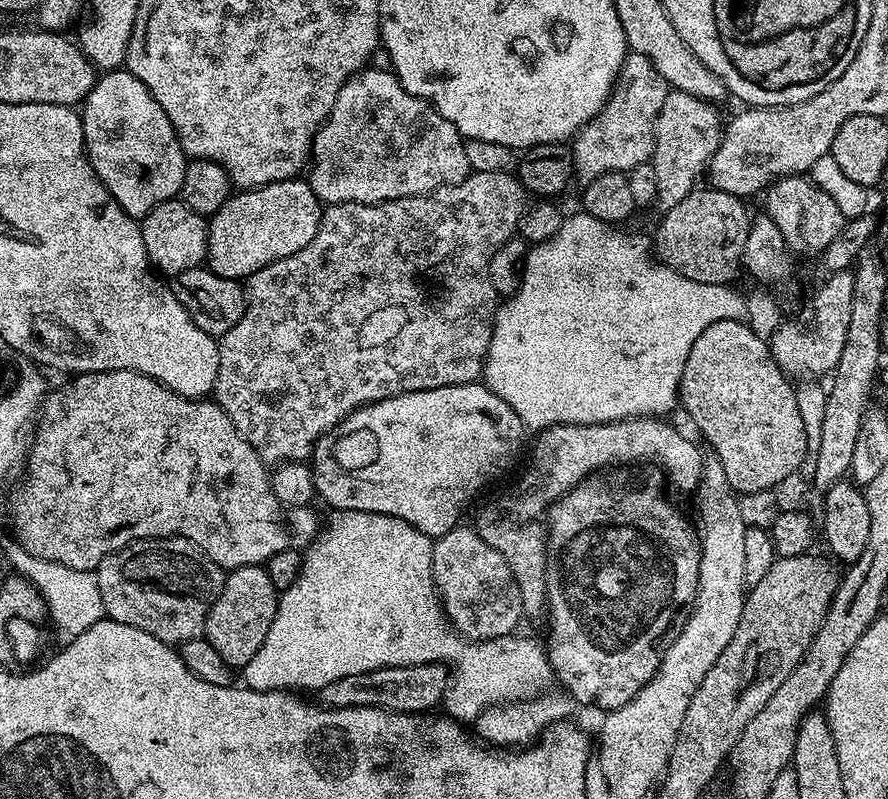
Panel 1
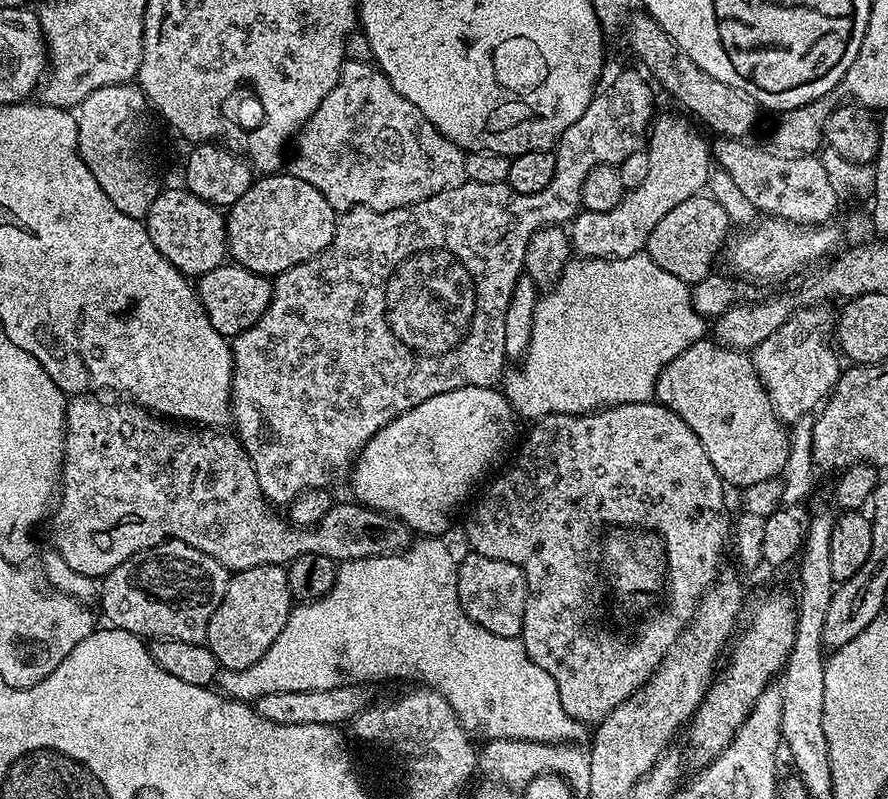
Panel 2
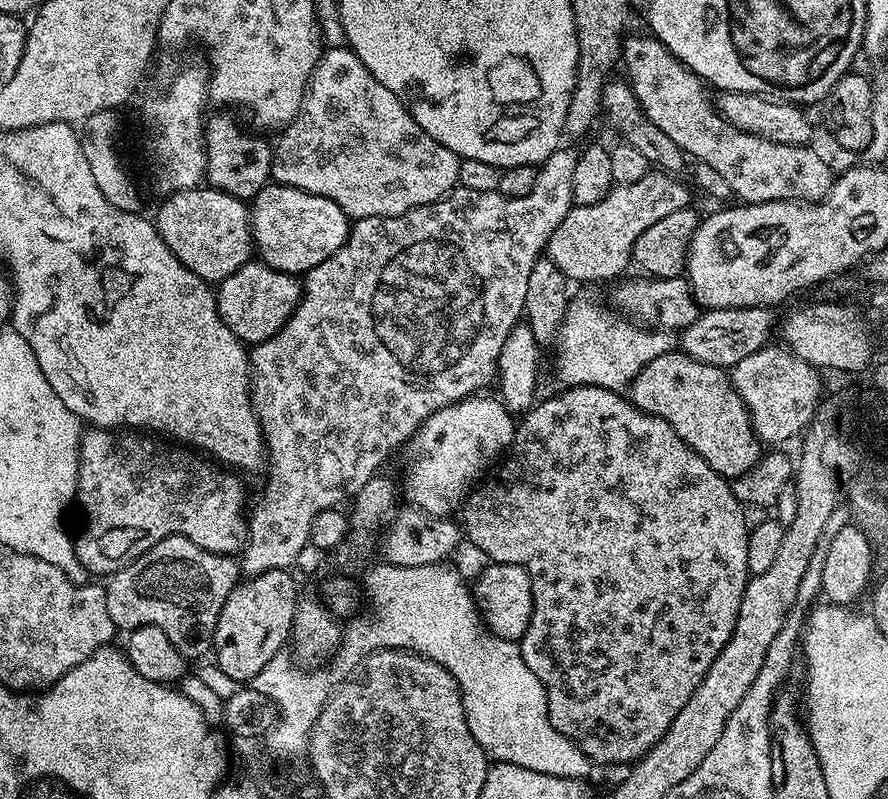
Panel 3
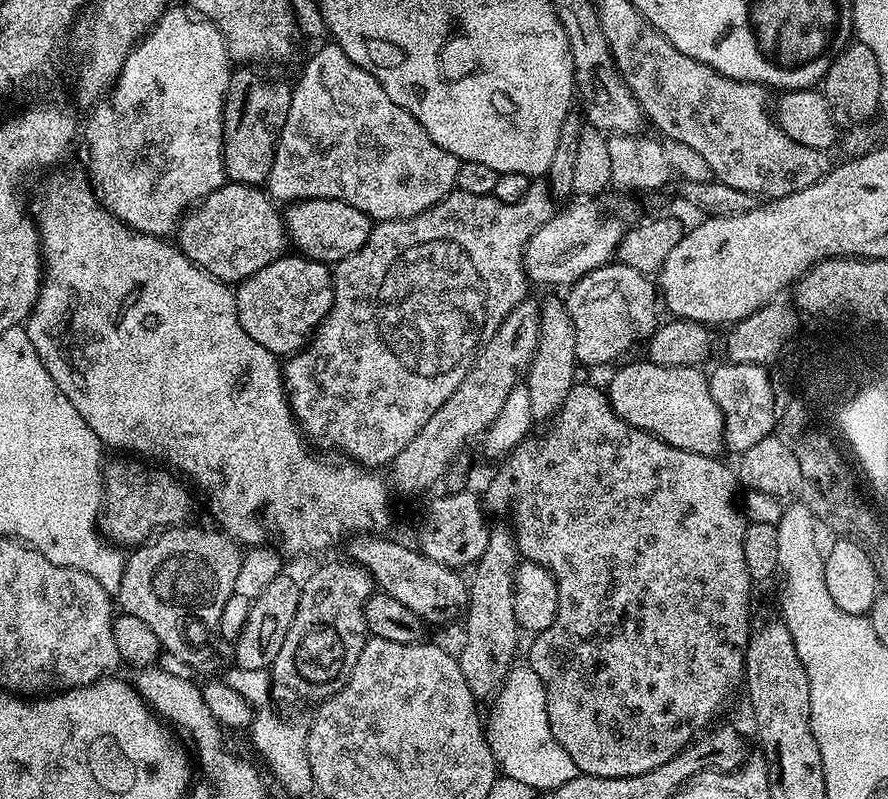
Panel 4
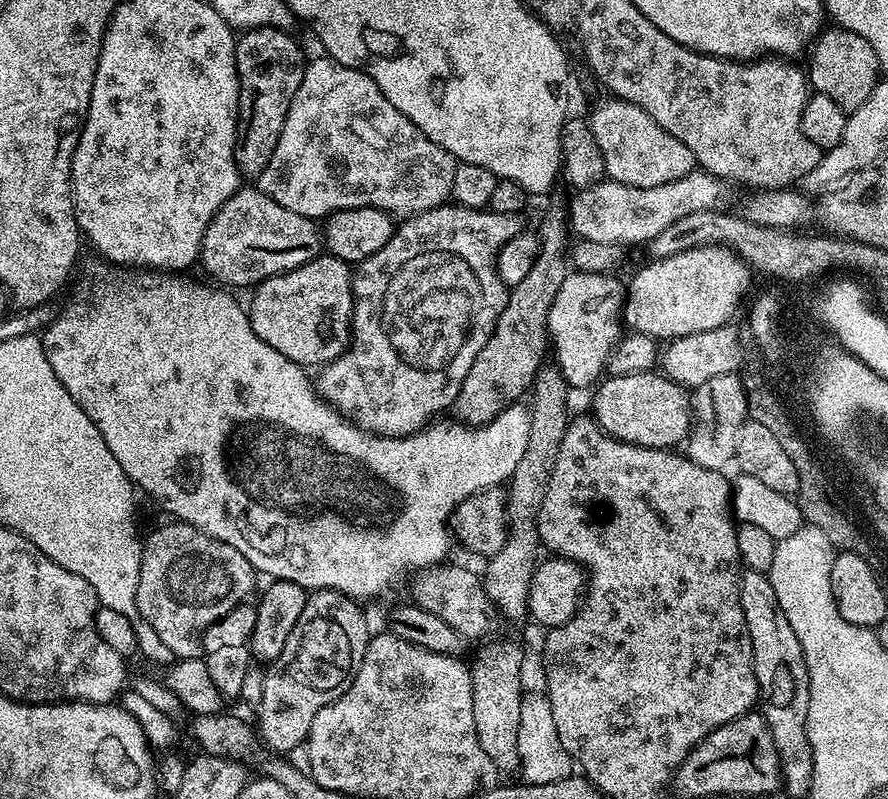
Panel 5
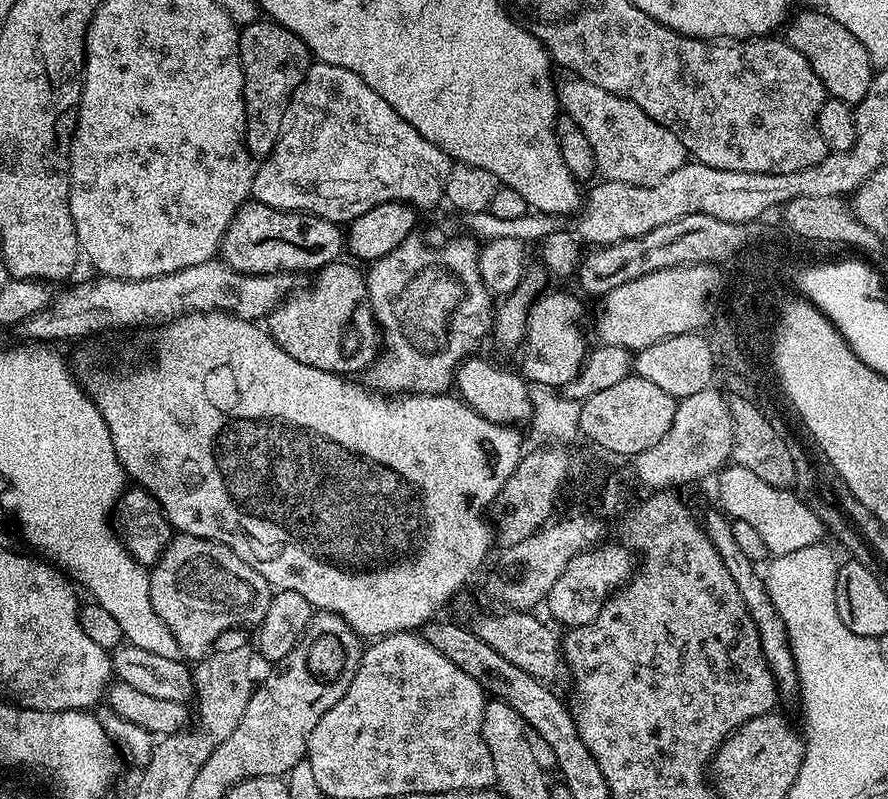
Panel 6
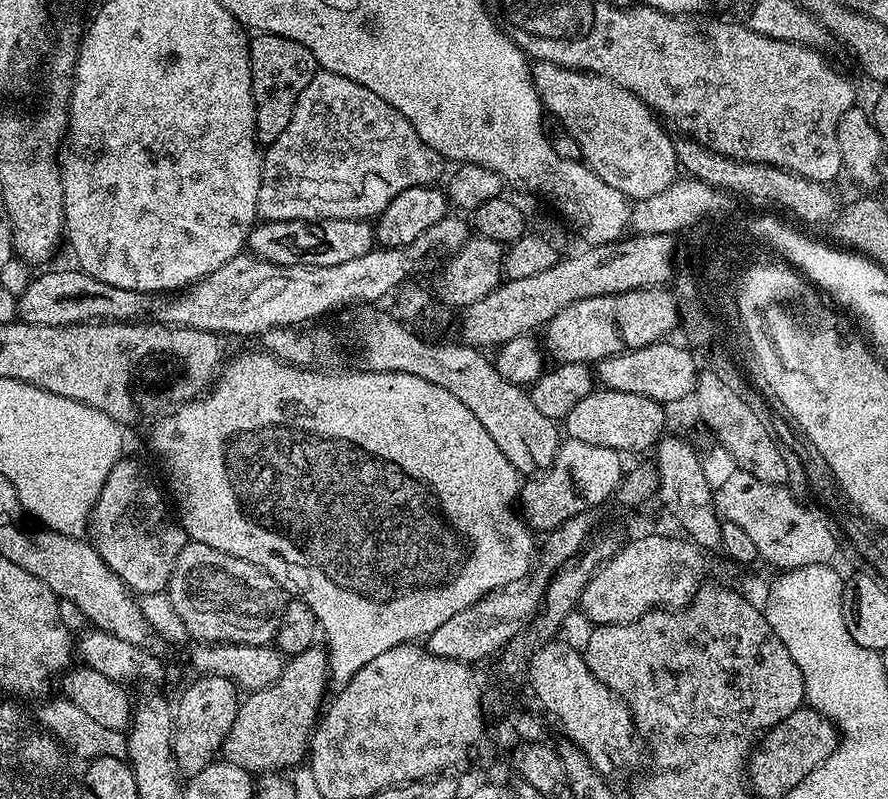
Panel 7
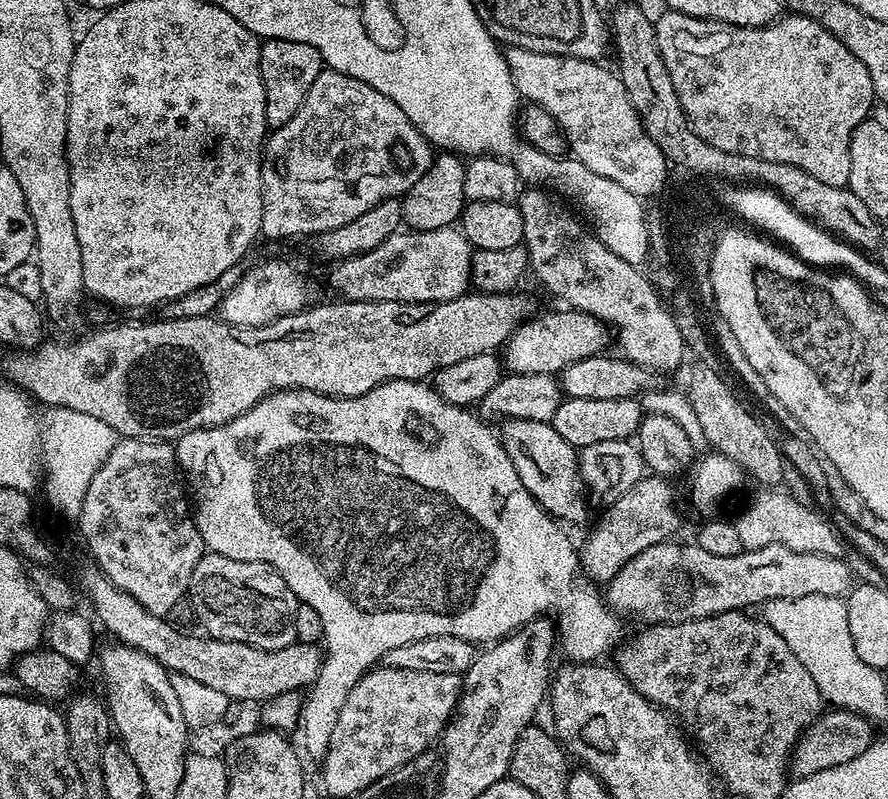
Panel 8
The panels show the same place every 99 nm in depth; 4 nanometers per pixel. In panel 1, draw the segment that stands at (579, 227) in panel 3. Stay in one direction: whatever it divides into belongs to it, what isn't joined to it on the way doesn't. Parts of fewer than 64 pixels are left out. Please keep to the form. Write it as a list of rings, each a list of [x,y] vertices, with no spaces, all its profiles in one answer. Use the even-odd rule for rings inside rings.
[[[675,90],[669,91],[666,102],[658,114],[654,130],[654,150],[650,161],[650,180],[656,183],[656,196],[660,199],[661,213],[670,211],[686,194],[697,187],[696,180],[705,171],[713,154],[720,148],[722,139],[722,119],[715,103],[710,100],[699,100],[694,94]]]

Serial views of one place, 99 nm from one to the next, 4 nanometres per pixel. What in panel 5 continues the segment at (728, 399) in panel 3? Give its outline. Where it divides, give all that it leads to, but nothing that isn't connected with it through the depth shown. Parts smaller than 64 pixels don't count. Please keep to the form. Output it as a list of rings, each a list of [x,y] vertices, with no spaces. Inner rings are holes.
[[[659,371],[608,376],[599,381],[595,392],[590,412],[596,427],[615,440],[643,448],[671,449],[679,440],[681,443],[687,437],[692,427],[689,389],[674,383]]]

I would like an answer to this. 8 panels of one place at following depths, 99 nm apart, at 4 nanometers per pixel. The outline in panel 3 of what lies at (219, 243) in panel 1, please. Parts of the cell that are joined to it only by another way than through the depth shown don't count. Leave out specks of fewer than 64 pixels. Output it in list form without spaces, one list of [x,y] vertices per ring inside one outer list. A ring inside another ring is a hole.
[[[269,182],[250,202],[252,243],[259,259],[274,270],[303,274],[318,262],[326,262],[346,242],[350,218],[330,198]]]

